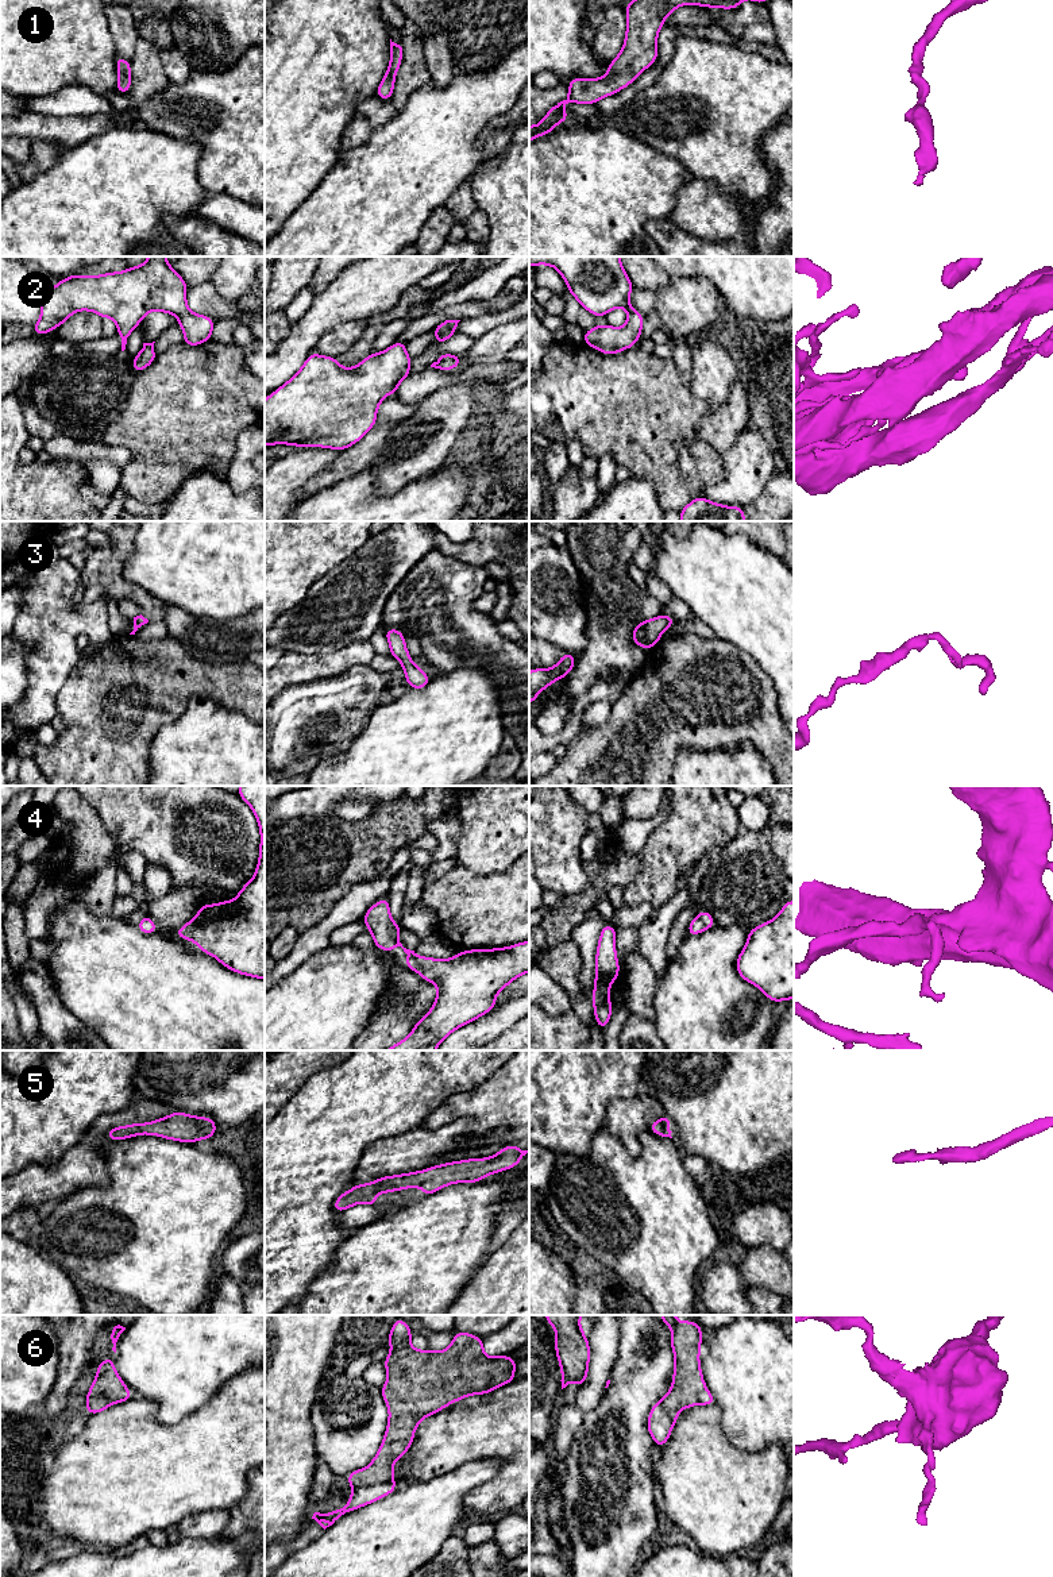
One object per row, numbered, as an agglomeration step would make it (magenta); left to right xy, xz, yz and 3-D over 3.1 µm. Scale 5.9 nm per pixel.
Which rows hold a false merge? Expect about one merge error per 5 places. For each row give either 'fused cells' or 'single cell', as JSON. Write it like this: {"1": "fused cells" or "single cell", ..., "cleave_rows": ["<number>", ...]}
{"1": "single cell", "2": "single cell", "3": "single cell", "4": "single cell", "5": "single cell", "6": "single cell", "cleave_rows": []}

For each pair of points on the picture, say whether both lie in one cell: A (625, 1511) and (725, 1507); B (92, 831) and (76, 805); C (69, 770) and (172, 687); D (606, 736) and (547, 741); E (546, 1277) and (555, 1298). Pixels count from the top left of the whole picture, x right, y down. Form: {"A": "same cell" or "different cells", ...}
{"A": "different cells", "B": "same cell", "C": "same cell", "D": "different cells", "E": "same cell"}

